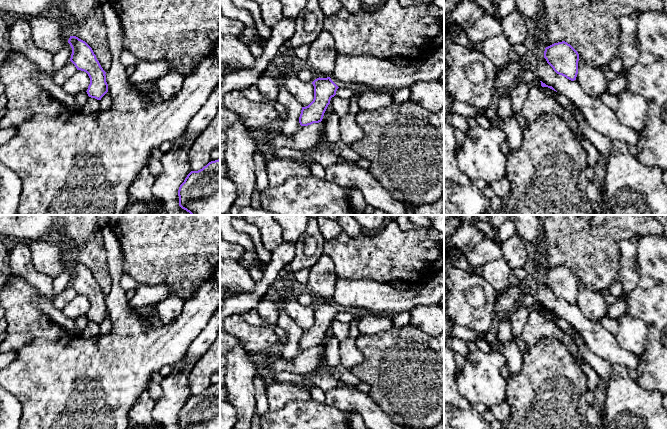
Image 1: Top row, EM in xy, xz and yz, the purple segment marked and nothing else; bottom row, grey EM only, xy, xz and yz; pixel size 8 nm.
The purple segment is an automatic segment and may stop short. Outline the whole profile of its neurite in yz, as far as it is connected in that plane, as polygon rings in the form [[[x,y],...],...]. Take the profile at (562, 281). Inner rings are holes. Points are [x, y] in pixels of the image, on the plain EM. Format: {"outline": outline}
{"outline": [[[562,265],[546,271],[544,282],[557,298],[576,304],[579,278],[570,268]]]}

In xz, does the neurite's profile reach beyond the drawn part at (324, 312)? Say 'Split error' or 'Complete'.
Complete

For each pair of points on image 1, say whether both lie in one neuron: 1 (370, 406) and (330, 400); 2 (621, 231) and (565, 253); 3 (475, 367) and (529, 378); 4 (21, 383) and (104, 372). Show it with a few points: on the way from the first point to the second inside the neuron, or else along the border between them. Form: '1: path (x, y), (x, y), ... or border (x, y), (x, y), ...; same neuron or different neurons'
1: path (360, 403), (352, 400), (340, 400); same neuron
2: path (607, 236), (595, 248), (579, 248); same neuron
3: border (507, 379), (505, 400); different neurons
4: path (42, 378), (83, 374); same neuron

